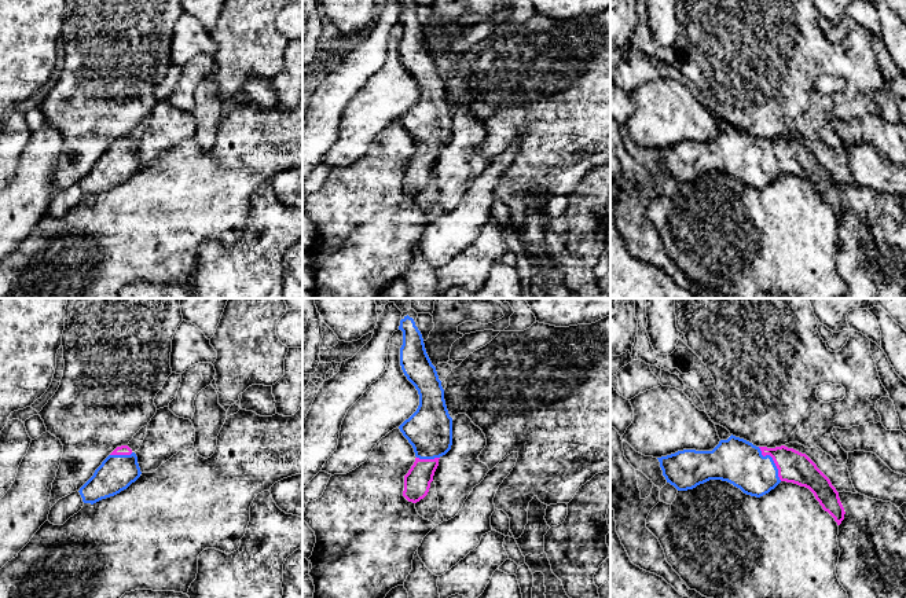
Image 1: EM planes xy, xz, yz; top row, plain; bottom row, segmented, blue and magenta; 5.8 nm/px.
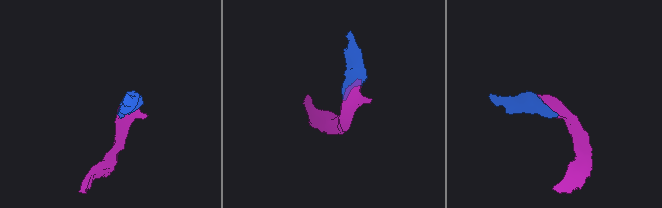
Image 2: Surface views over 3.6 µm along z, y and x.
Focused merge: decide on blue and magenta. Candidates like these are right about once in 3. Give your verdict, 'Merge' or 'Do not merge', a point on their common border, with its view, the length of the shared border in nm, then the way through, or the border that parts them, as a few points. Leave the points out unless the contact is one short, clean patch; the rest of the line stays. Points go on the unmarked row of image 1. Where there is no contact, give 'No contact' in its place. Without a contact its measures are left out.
Merge. Touches blue at yz (773, 153). Shared border 240 nm

